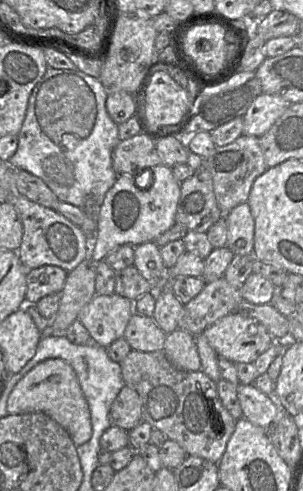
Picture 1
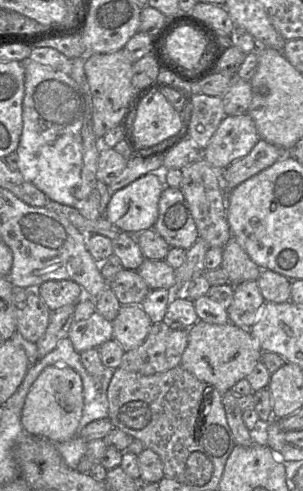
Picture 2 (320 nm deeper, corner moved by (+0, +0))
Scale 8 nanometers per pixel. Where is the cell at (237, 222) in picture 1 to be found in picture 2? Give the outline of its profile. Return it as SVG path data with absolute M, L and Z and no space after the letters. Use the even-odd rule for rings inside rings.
M233 236L223 247L220 267L227 273L230 284L233 286L244 281L257 280L261 272L261 268L251 260Z

